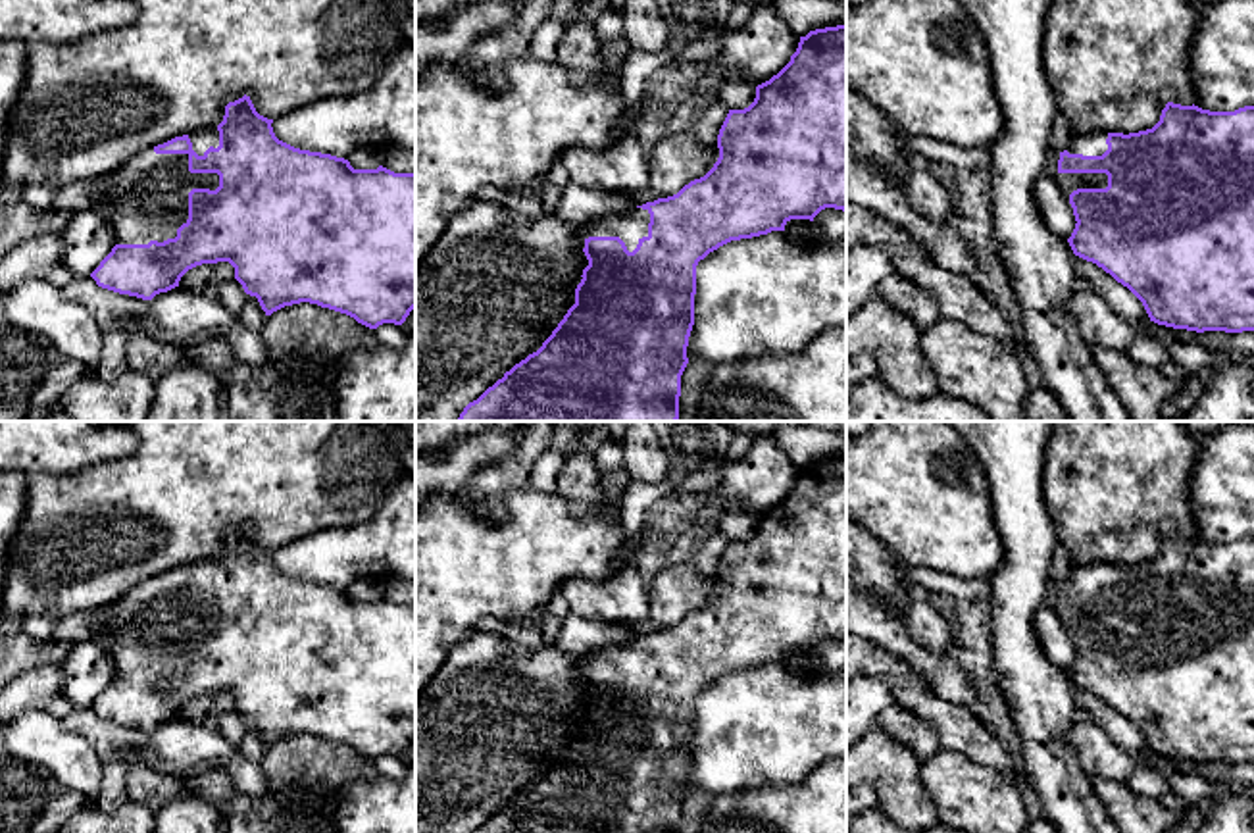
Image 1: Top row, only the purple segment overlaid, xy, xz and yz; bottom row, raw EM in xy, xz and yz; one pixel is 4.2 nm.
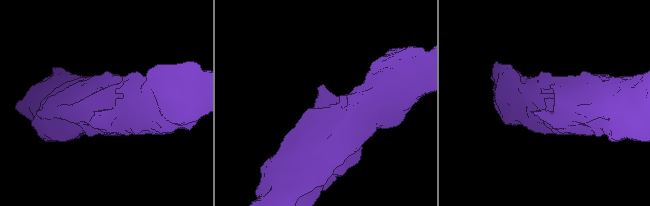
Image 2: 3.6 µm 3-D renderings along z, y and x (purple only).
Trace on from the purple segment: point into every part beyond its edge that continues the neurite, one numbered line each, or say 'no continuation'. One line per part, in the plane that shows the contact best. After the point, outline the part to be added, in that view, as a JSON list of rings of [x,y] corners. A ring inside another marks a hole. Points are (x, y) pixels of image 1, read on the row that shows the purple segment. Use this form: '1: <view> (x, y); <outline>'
1: xy (147, 199); [[[146,148],[92,187],[92,208],[110,223],[115,244],[163,242],[188,219],[188,192],[219,187],[217,173],[190,173],[188,154]]]

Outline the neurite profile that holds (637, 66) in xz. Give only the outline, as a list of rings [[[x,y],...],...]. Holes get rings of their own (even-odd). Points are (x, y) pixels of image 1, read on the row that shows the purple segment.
[[[673,35],[669,44],[660,52],[631,50],[619,63],[617,87],[623,96],[627,114],[619,125],[621,133],[631,133],[635,125],[635,112],[642,106],[644,83],[660,67],[673,63],[683,52],[687,40]]]

